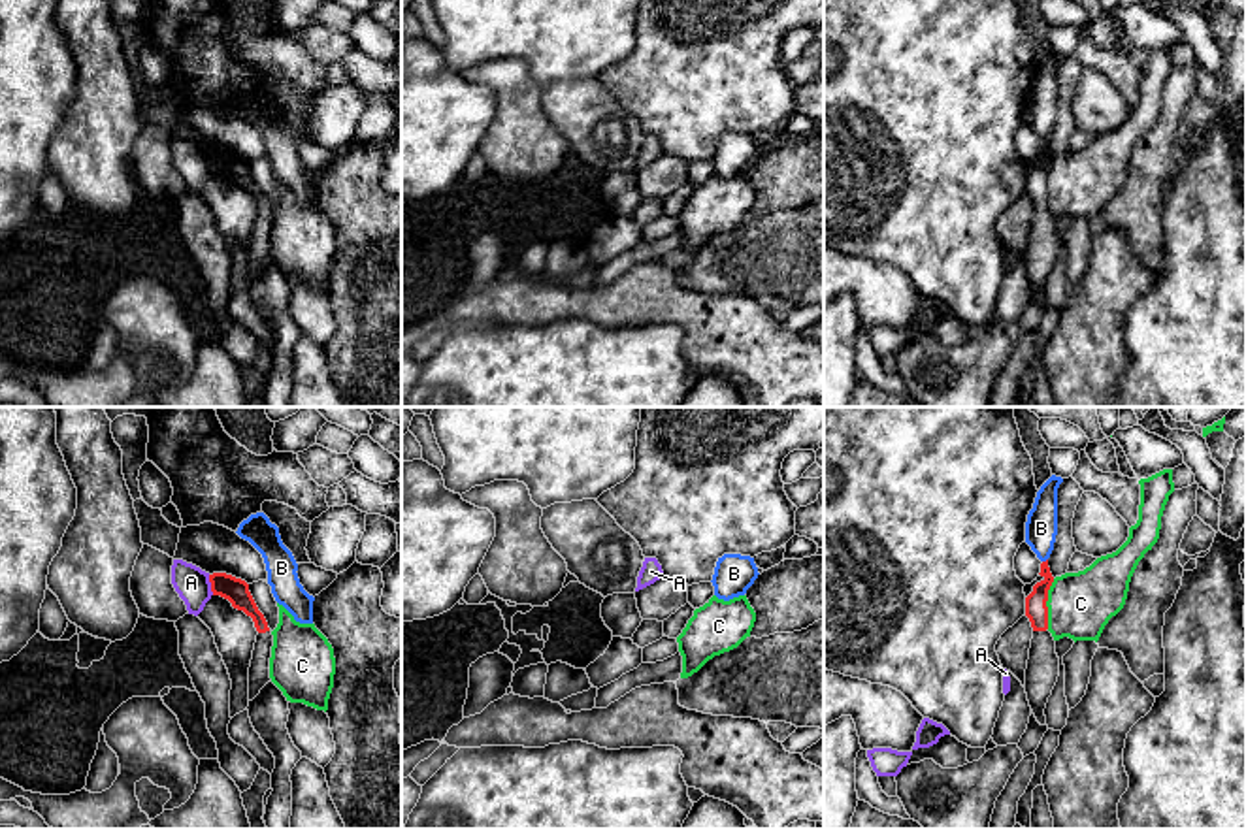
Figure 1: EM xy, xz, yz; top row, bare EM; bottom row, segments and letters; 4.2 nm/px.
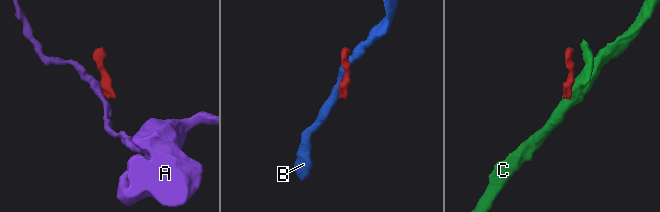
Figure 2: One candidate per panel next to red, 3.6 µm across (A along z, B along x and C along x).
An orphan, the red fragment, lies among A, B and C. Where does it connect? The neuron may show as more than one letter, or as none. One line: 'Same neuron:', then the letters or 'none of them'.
Same neuron: none of them

